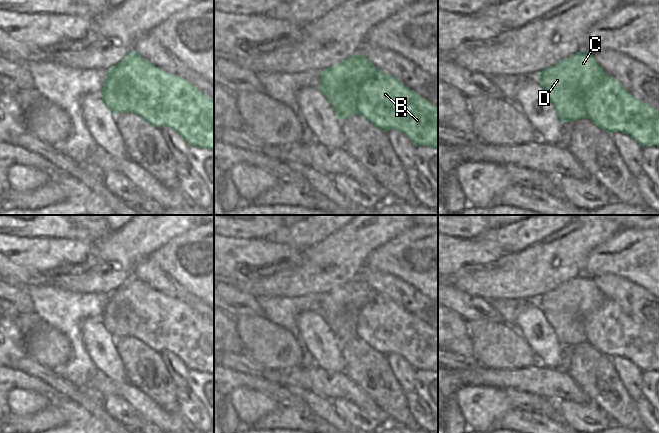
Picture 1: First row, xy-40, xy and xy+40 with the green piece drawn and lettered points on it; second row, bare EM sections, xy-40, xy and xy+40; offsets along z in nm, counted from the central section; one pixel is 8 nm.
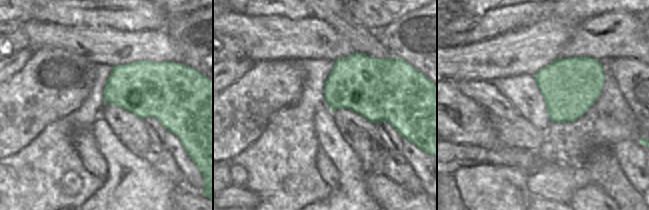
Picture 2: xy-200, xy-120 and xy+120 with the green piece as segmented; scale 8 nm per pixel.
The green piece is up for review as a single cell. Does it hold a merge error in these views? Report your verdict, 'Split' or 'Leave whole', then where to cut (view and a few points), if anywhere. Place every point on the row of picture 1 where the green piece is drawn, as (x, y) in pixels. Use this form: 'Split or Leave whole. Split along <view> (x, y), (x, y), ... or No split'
Split. Split along xy+40 (605, 74), (583, 97), (585, 116)

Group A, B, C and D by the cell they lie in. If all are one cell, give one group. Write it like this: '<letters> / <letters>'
A B / C D

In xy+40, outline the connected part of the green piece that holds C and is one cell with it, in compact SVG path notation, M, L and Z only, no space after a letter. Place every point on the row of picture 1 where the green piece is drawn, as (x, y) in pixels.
M585 51L568 56L537 74L539 83L555 107L559 119L567 123L586 117L583 97L605 75L593 56Z

